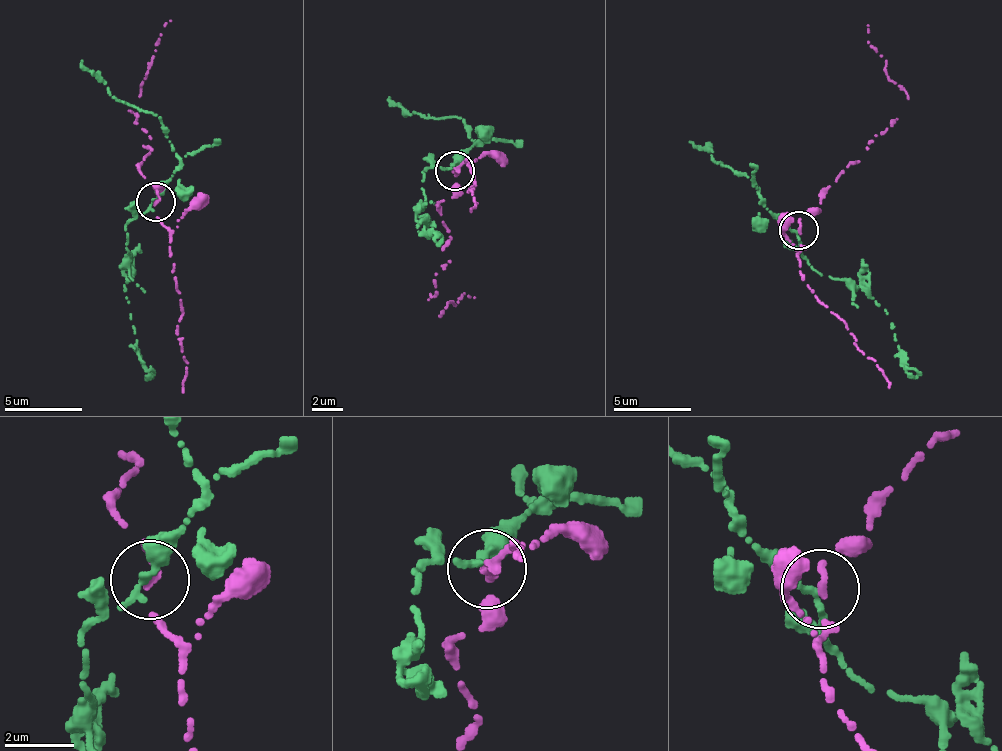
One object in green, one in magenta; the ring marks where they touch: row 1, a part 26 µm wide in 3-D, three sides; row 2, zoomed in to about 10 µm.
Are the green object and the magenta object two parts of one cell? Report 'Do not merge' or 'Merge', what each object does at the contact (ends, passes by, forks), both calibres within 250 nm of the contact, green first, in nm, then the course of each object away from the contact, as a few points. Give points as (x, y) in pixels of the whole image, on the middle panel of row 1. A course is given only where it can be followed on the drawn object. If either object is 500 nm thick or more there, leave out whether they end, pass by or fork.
Do not merge. At the ring green passes by. At the ring magenta passes by. Thickness 220 nm (green) against 160 nm. Course of green: (453, 170), (421, 171), (424, 191), (420, 220), (416, 228), (422, 236), (425, 230), (436, 235), (440, 246). Course of magenta: (453, 170), (454, 194), (440, 209), (449, 261), (431, 298), (440, 315), (448, 302), (473, 296)

